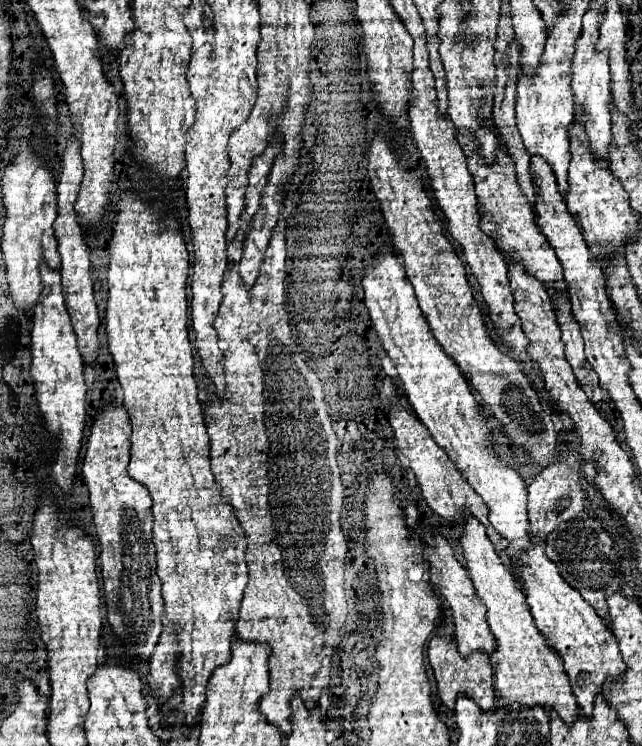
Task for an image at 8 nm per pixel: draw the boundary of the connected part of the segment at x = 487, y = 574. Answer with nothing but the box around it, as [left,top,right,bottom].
[461,516,579,724]

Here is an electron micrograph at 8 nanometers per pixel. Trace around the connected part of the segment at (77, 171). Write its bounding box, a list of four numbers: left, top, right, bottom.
[53,136,99,366]

